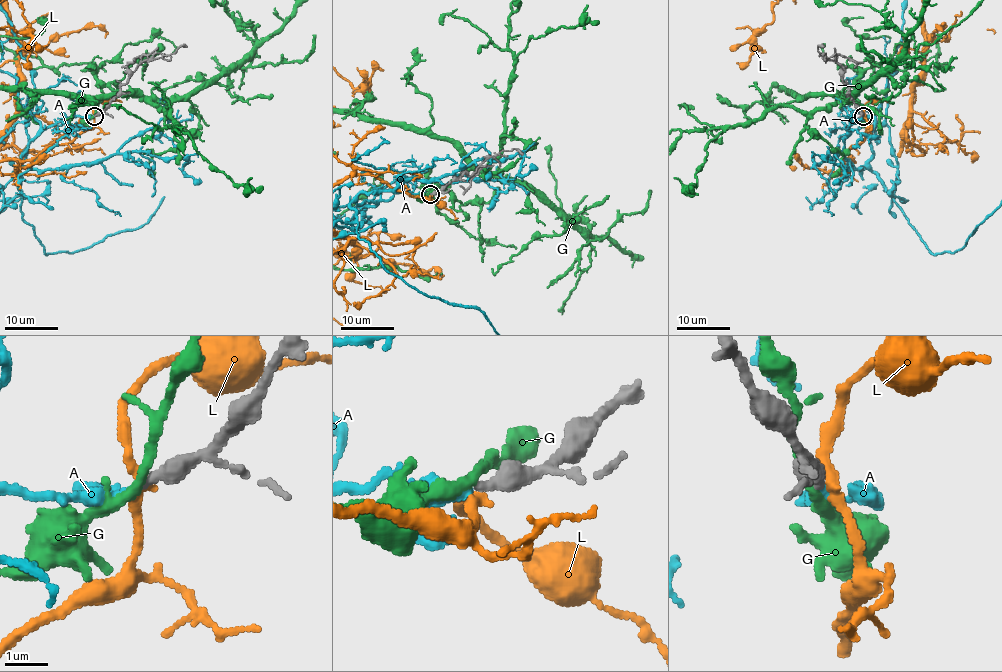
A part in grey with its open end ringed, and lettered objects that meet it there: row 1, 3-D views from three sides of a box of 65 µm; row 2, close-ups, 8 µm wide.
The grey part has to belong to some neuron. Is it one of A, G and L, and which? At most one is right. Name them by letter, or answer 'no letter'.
A

